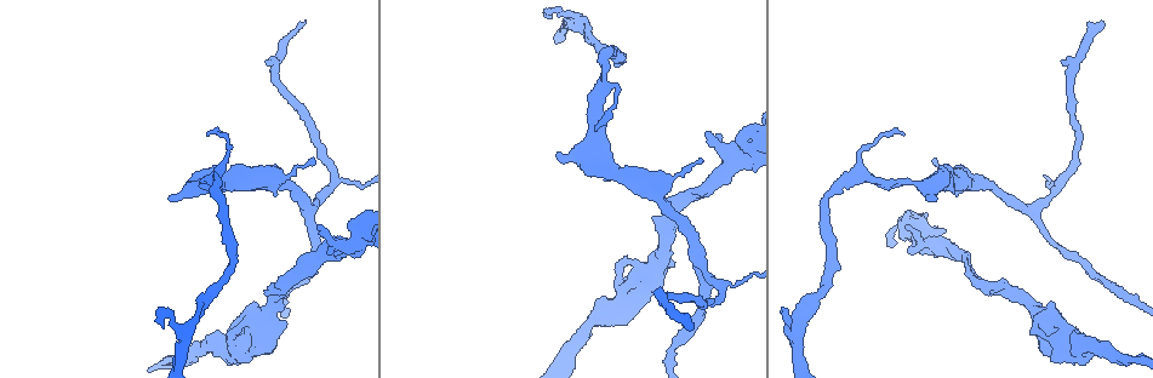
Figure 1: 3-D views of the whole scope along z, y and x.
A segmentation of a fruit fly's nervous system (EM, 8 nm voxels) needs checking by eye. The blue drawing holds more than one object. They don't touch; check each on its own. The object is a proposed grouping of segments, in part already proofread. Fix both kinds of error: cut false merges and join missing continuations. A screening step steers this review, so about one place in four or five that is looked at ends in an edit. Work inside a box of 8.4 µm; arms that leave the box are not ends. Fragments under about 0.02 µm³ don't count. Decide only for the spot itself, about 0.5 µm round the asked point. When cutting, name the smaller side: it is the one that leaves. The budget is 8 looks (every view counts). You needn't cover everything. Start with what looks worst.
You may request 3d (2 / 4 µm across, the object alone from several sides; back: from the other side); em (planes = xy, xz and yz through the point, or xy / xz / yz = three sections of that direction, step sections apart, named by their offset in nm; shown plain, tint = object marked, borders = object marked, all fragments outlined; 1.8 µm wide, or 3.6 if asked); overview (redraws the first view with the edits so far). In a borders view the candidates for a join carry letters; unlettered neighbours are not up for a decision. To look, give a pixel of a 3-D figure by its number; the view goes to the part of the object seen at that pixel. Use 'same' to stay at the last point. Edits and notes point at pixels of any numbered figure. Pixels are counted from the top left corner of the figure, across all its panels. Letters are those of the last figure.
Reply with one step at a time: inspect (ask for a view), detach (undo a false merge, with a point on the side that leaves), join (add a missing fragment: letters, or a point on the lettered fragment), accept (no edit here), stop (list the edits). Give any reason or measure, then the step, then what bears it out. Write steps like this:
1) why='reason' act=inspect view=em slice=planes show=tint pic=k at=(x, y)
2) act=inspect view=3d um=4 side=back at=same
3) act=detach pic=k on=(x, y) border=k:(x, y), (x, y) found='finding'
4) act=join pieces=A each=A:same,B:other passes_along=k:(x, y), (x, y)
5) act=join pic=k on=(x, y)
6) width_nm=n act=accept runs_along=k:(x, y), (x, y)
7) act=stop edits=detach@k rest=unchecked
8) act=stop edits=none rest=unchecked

why='thin end' act=inspect view=3d um=2 pic=1 at=(692, 330)

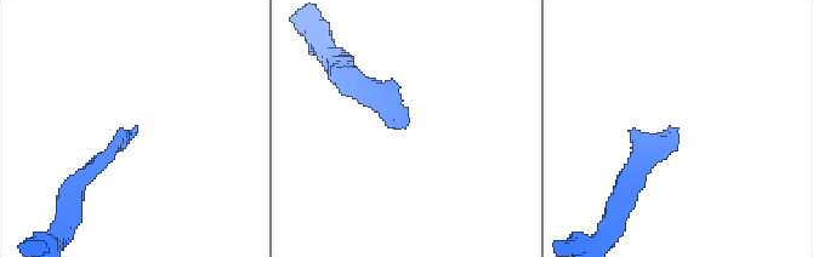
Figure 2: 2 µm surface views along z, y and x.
why='shape alone is not enough' act=inspect view=em slice=planes show=borders pic=2 at=(134, 127)

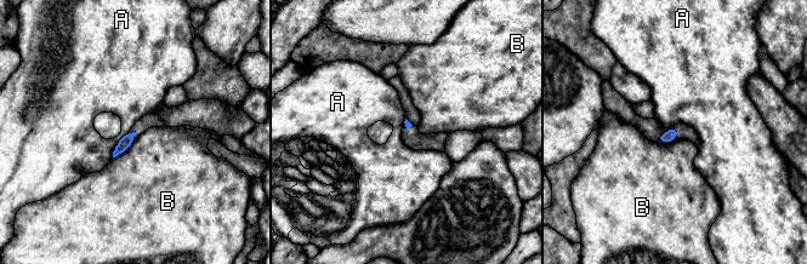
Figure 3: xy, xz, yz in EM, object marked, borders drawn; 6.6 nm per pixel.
act=accept each=A:other,B:other border=3:(126, 133), (118, 143), (112, 156) found='no lettered fragment goes on from it'

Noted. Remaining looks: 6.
act=inspect view=3d um=4 pic=1 at=(626, 298)

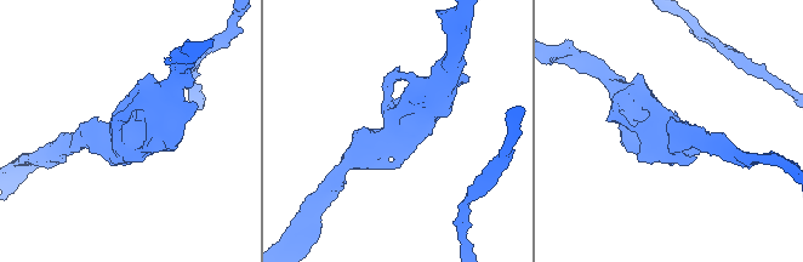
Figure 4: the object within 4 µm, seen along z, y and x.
act=inspect view=em slice=planes show=plain pic=4 at=(400, 128)

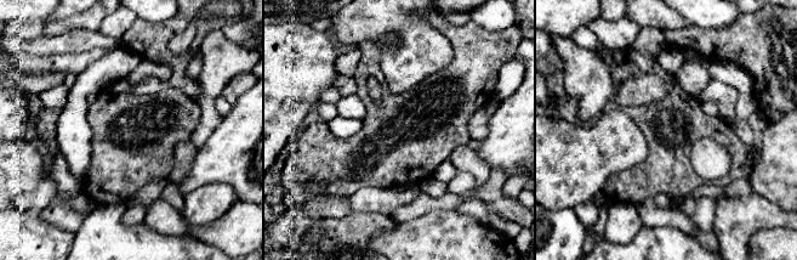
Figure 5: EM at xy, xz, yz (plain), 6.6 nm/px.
why='what lies round it' act=inspect view=em slice=planes show=borders at=same

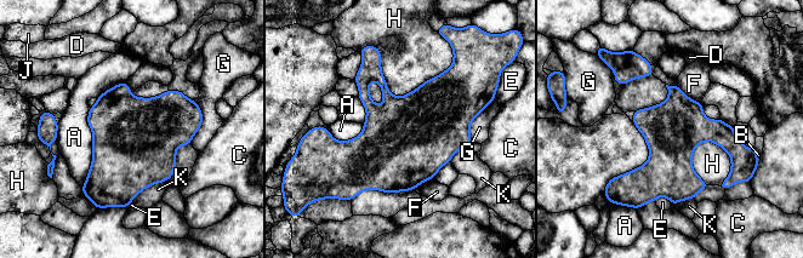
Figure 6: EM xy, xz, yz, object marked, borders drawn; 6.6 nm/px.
act=accept each=A:other,B:other,C:other,D:other,E:other,F:other,G:other,H:other,J:other,K:other border=6:(377, 49), (394, 96), (453, 63) found='one cell here'

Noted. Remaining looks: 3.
why='an open end' act=inspect view=em slice=planes show=borders pic=1 at=(171, 199)

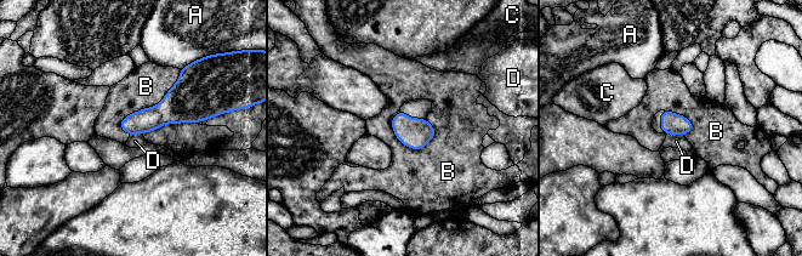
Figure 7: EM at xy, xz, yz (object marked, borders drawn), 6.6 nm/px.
longest_contact=B:550nm act=accept each=A:other,B:other,C:other,D:other border=7:(181, 69), (158, 103), (119, 126) found='none of them fits'

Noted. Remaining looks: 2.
act=stop edits=none rest=unchecked

